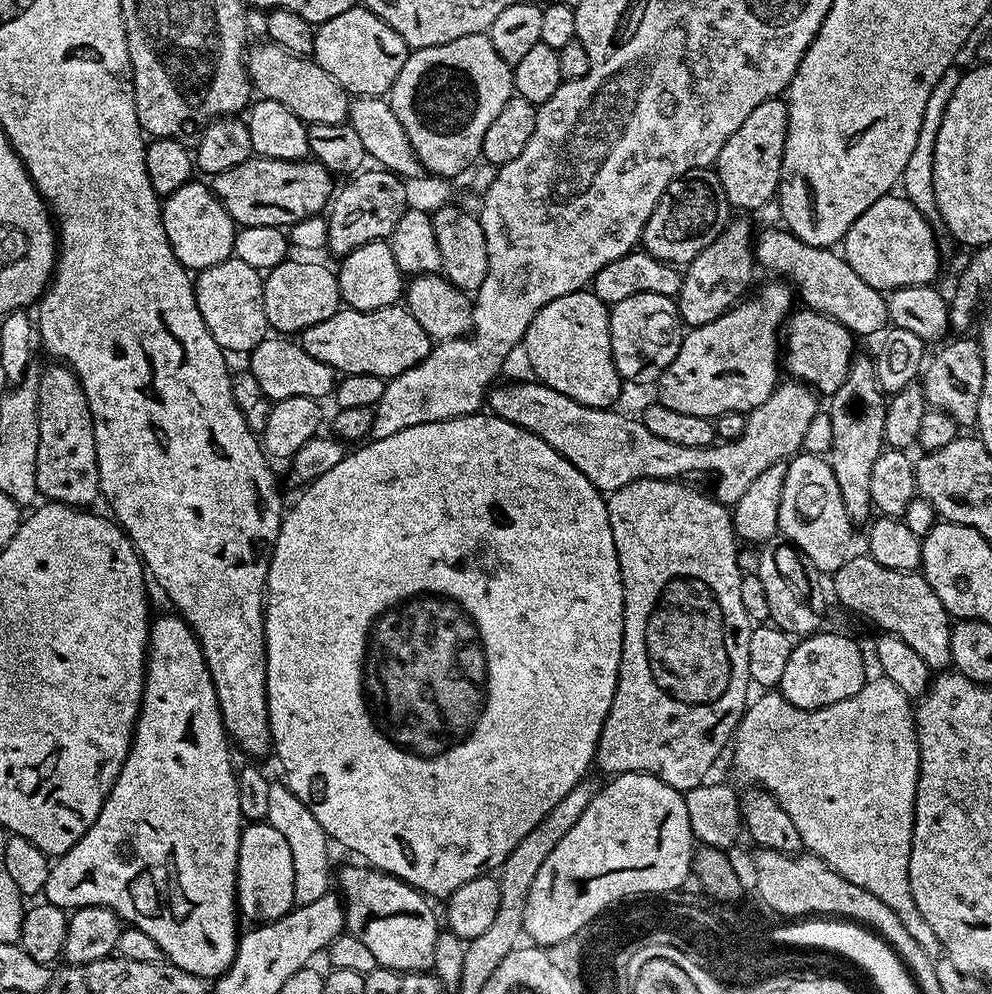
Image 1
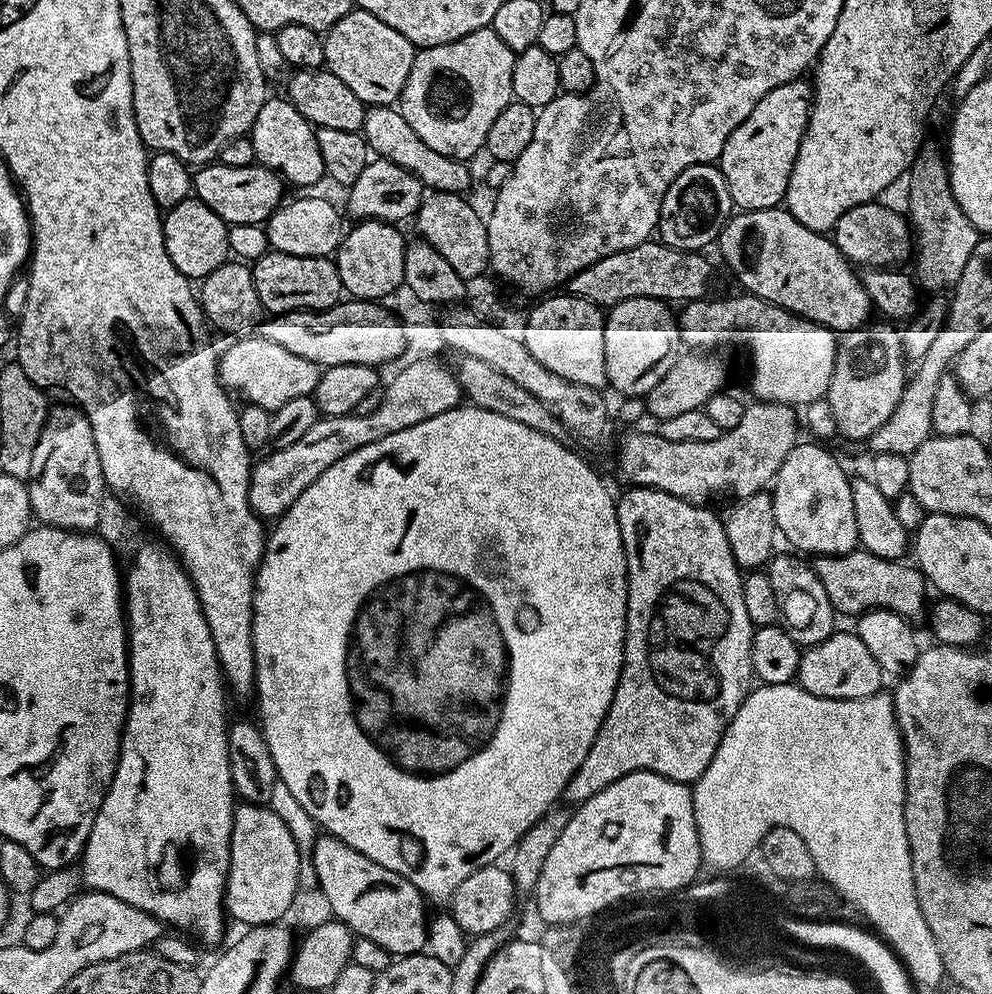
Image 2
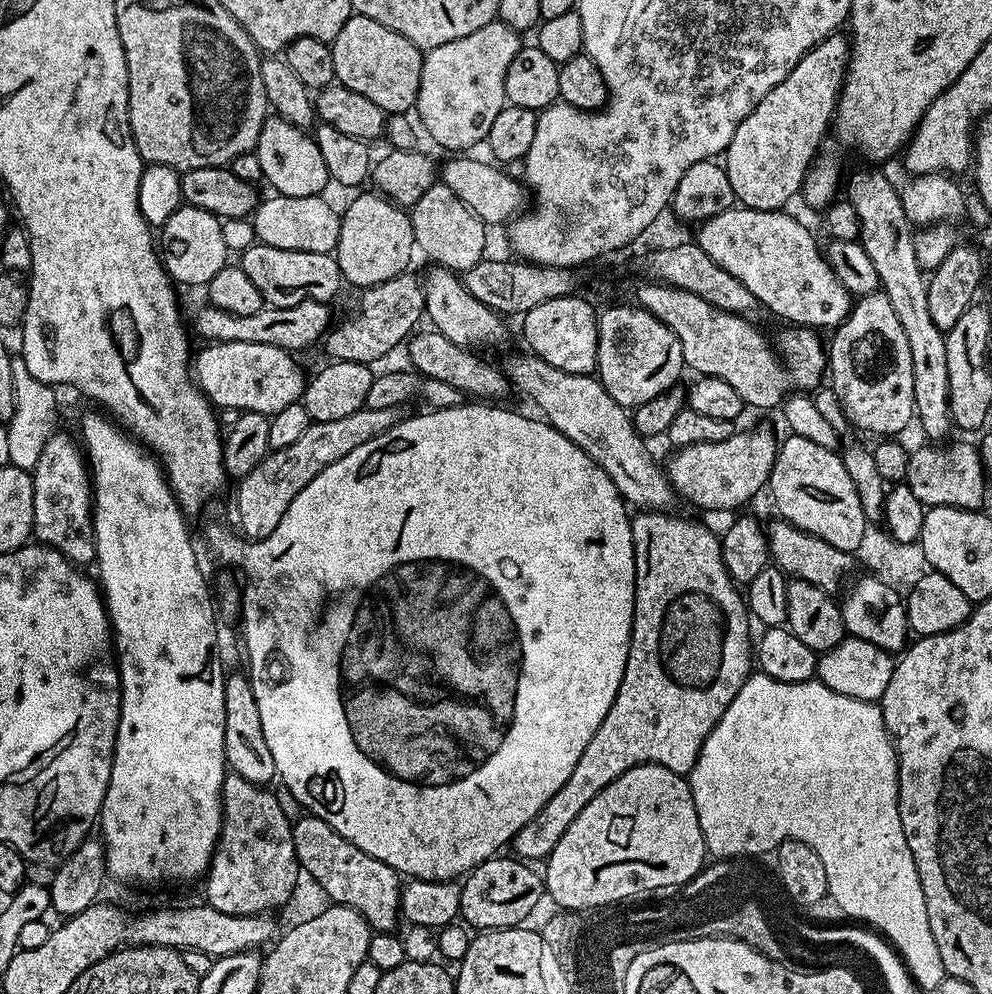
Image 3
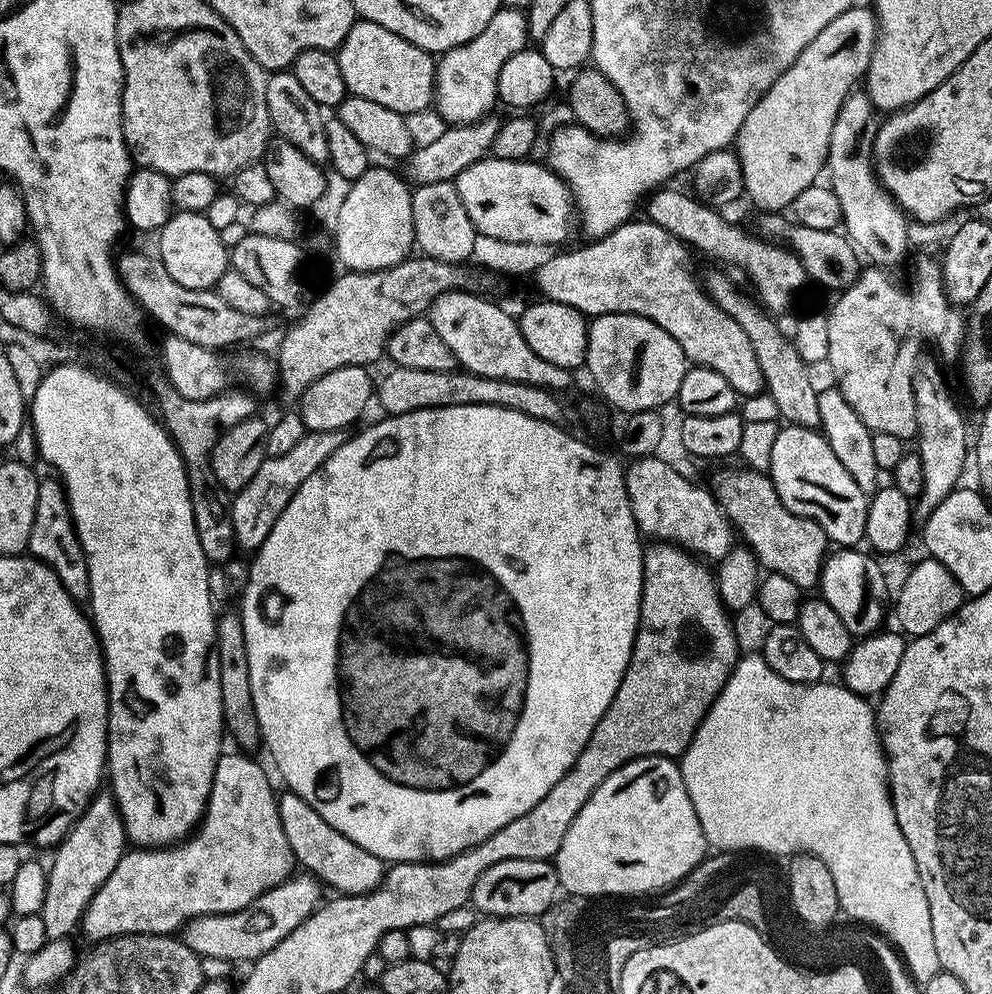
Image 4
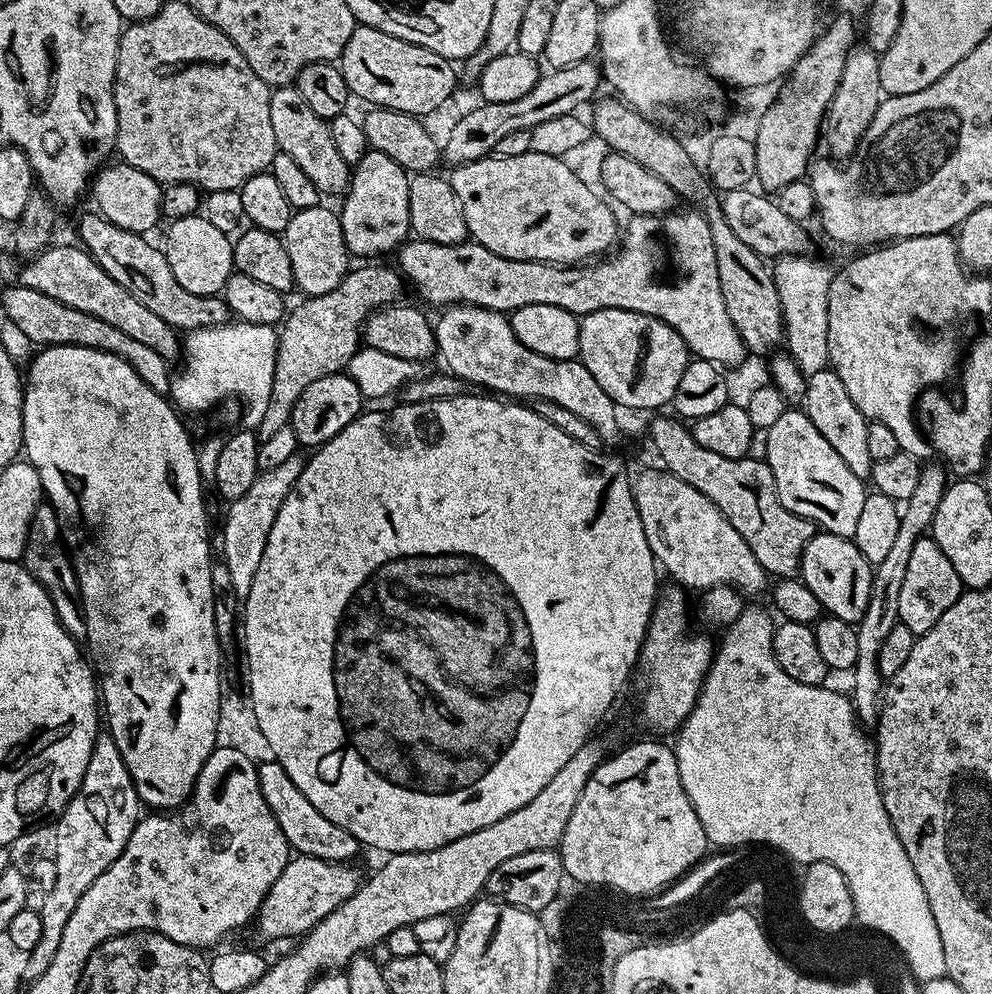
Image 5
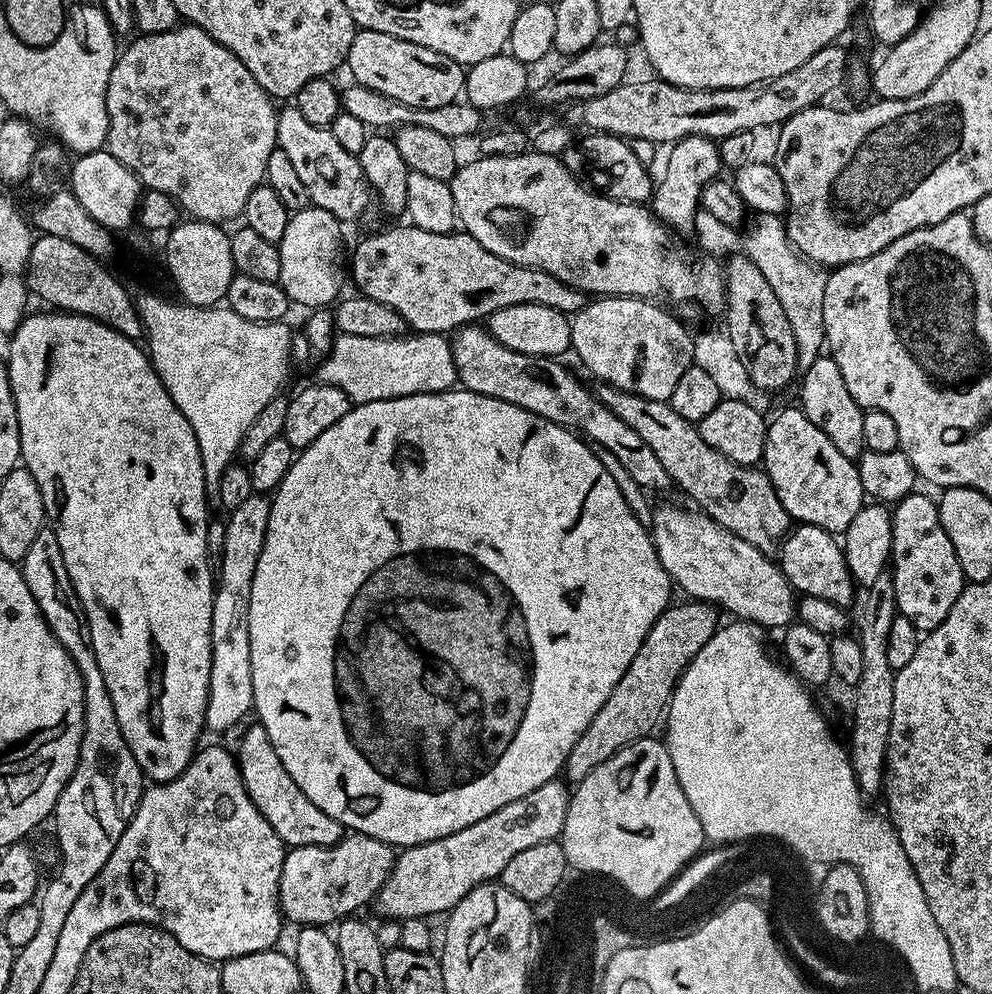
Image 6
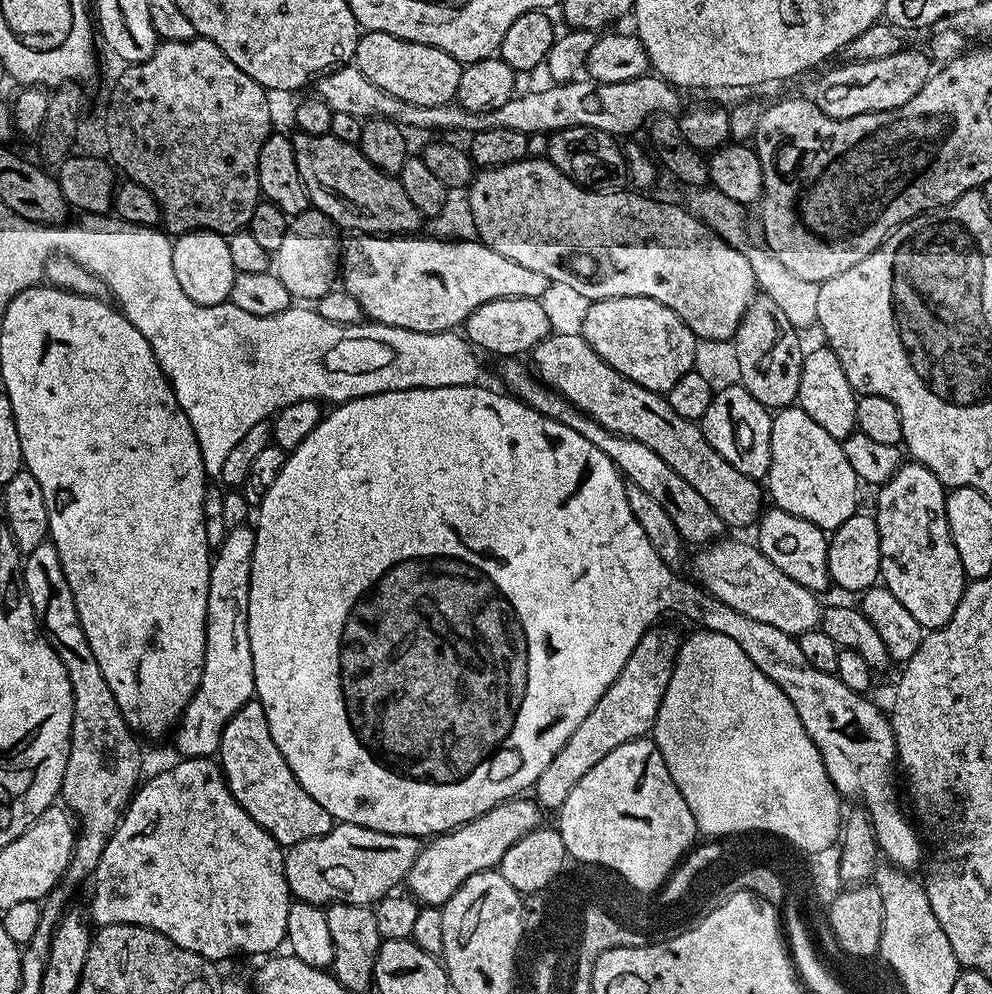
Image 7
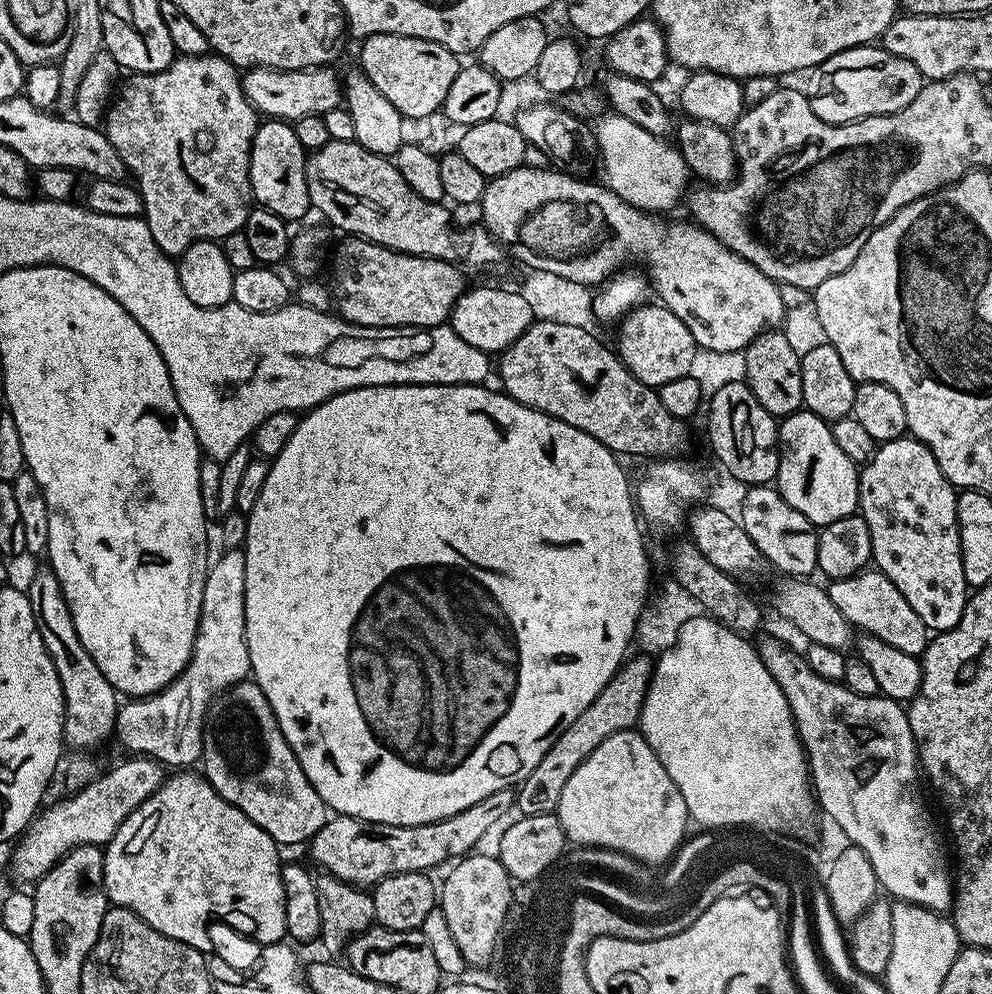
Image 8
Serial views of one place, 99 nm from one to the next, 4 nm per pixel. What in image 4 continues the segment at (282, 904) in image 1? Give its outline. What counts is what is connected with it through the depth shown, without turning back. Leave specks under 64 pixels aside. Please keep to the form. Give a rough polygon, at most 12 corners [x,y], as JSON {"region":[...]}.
{"region":[[217,762],[187,840],[125,851],[92,942],[237,912],[297,863],[267,774]]}

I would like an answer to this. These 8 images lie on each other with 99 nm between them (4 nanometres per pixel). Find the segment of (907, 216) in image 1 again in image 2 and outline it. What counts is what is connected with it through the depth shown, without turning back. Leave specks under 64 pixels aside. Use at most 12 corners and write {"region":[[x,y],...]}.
{"region":[[859,204],[838,218],[838,250],[856,266],[909,259],[914,233],[892,208]]}

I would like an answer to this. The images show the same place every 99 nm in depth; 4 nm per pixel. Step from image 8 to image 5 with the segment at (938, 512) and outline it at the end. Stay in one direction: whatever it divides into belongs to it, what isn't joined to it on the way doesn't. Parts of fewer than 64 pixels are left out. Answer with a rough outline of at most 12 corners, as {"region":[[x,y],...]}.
{"region":[[931,538],[914,542],[899,623],[926,634],[965,591]]}

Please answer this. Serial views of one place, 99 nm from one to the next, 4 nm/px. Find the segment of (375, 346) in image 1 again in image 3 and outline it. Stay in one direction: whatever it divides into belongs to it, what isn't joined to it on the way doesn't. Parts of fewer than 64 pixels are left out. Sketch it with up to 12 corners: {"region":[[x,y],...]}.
{"region":[[323,300],[235,316],[196,312],[204,342],[258,342],[300,354],[333,323]]}

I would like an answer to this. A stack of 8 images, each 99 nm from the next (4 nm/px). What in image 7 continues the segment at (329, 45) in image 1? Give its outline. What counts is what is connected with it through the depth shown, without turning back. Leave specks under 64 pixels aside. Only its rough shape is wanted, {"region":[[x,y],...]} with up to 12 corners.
{"region":[[365,31],[354,67],[418,106],[455,101],[462,66],[434,46]]}

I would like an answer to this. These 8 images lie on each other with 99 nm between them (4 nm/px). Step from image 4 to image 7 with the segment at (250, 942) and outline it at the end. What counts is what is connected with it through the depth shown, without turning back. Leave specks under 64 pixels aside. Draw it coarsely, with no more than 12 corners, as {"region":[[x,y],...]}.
{"region":[[333,823],[284,852],[297,901],[375,905],[422,844]]}

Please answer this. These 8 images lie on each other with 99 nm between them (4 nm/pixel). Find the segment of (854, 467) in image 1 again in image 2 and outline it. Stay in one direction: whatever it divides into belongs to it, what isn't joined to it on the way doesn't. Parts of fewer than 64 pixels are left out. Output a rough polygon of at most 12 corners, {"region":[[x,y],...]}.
{"region":[[891,323],[843,333],[826,399],[839,435],[867,442],[902,398]]}

